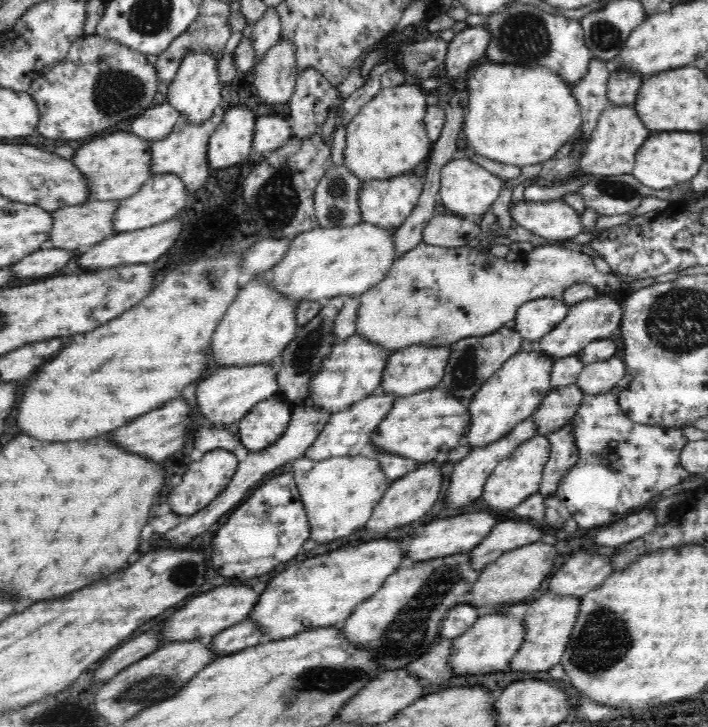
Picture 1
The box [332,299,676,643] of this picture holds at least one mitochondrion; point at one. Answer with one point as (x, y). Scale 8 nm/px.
(463, 371)

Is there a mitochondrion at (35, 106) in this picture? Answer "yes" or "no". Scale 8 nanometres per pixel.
no

